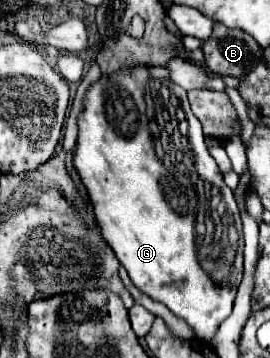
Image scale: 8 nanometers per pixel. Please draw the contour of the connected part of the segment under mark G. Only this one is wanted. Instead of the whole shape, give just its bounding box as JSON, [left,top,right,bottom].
[73,66,243,342]

